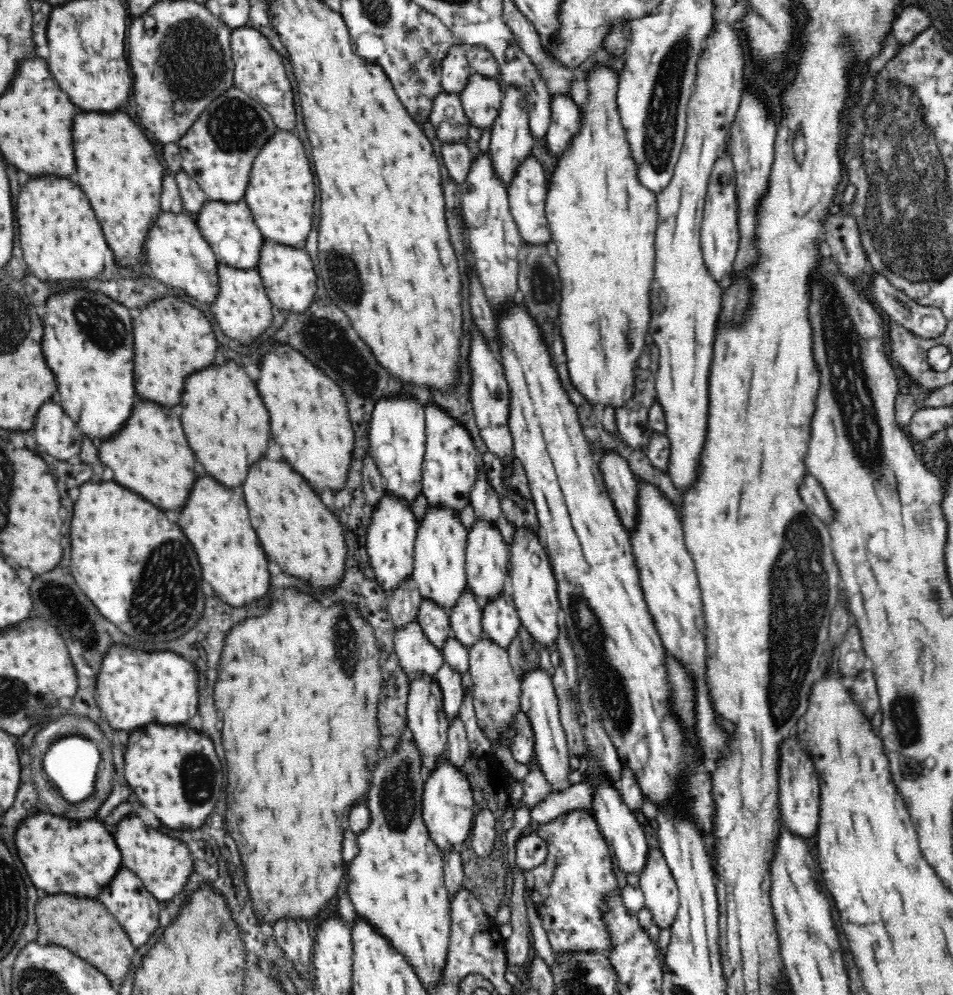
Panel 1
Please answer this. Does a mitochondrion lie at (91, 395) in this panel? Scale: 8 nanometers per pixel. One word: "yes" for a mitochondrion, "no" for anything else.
no

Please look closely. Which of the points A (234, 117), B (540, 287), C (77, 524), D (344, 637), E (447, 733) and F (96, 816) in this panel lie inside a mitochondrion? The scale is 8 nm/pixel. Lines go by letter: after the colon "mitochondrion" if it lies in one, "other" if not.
A: mitochondrion
B: mitochondrion
C: other
D: mitochondrion
E: other
F: other

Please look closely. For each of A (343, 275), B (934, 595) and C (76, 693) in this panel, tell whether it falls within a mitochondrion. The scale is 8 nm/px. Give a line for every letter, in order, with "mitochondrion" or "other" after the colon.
A: mitochondrion
B: mitochondrion
C: other

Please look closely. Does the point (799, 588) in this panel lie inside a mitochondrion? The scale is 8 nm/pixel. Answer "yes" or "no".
yes

